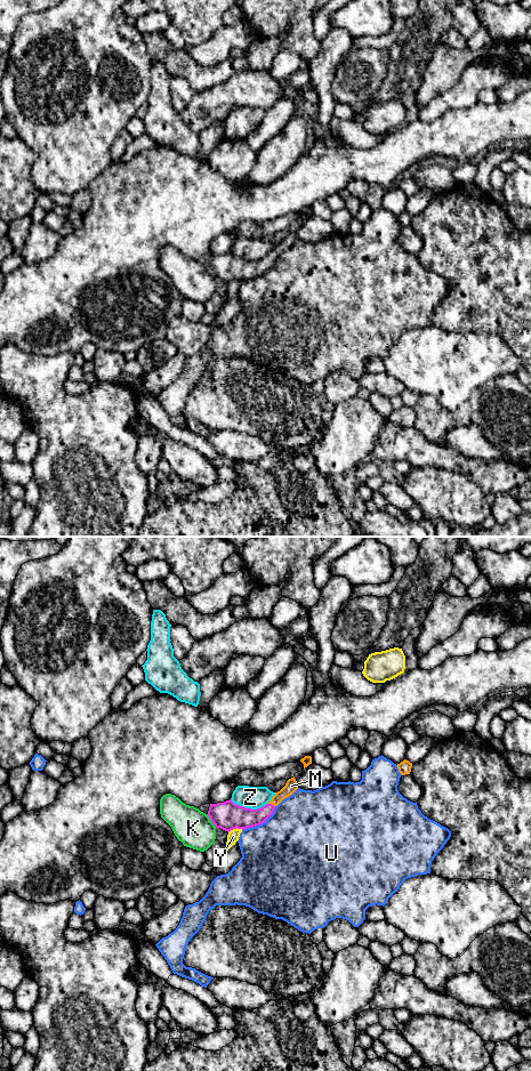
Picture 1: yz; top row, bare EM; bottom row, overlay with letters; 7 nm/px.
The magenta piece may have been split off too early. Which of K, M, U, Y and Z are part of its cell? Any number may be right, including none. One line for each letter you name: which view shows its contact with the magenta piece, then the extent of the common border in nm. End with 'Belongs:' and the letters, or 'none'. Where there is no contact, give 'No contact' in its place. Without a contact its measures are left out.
M: Touches magenta in yz. Shared border 50 nm
Belongs: M

